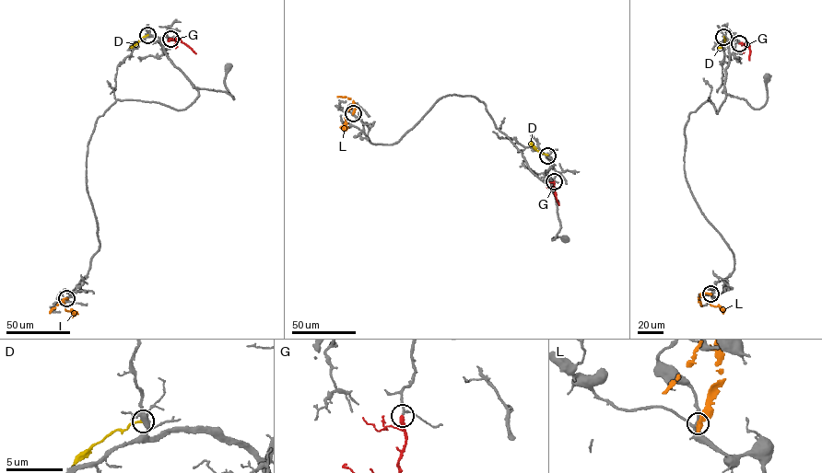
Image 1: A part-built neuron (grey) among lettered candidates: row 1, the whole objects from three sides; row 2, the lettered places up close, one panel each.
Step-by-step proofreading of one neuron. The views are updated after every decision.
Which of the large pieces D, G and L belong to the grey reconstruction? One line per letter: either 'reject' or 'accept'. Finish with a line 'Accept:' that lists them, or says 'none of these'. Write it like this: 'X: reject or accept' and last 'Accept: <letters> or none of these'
D: reject
G: accept
L: reject
Accept: G

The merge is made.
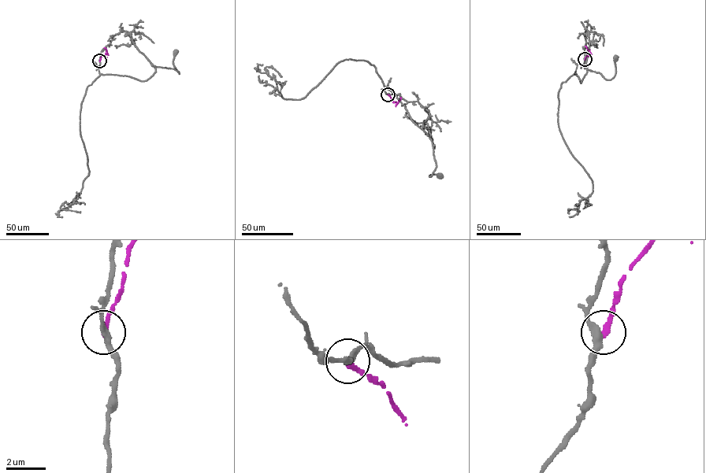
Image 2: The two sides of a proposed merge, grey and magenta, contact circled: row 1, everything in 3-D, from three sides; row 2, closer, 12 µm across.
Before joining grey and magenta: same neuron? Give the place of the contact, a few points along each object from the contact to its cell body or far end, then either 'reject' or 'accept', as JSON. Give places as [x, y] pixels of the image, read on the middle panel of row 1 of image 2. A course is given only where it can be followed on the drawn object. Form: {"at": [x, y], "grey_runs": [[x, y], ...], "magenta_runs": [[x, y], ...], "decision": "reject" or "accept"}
{"at": [388, 94], "grey_runs": [[388, 94], [418, 101], [429, 114], [425, 122], [436, 166], [429, 176], [439, 175]], "magenta_runs": [[388, 94], [397, 102], [400, 97]], "decision": "reject"}

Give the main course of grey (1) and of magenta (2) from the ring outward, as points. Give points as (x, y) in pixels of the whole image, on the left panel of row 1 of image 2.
1: (99, 60), (101, 52), (123, 31), (154, 67), (180, 74), (175, 52)
2: (99, 60), (107, 52), (104, 47)

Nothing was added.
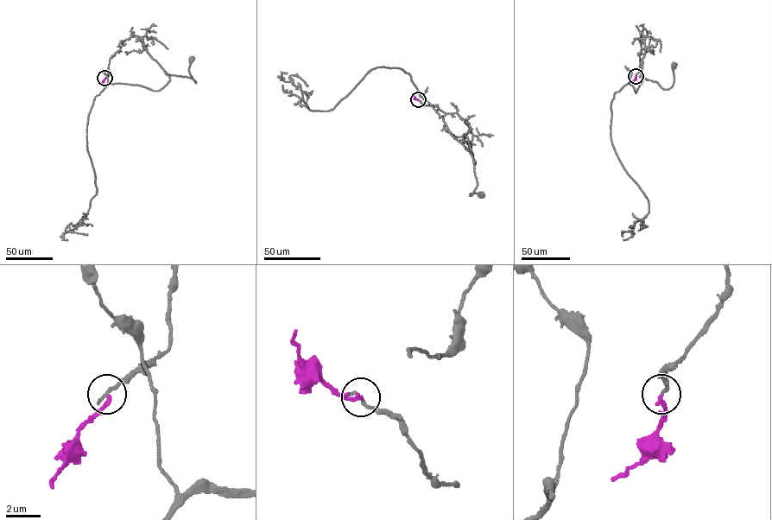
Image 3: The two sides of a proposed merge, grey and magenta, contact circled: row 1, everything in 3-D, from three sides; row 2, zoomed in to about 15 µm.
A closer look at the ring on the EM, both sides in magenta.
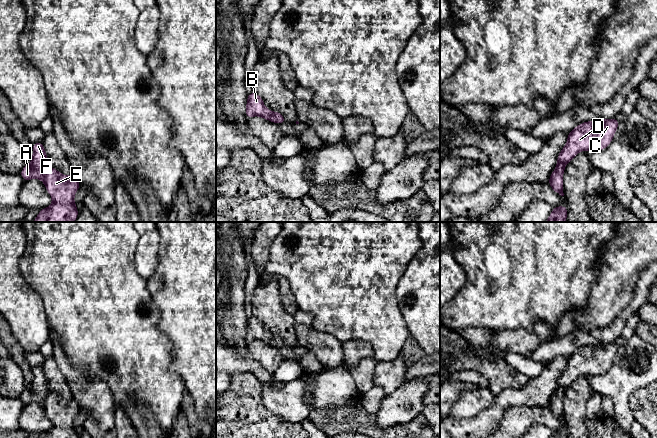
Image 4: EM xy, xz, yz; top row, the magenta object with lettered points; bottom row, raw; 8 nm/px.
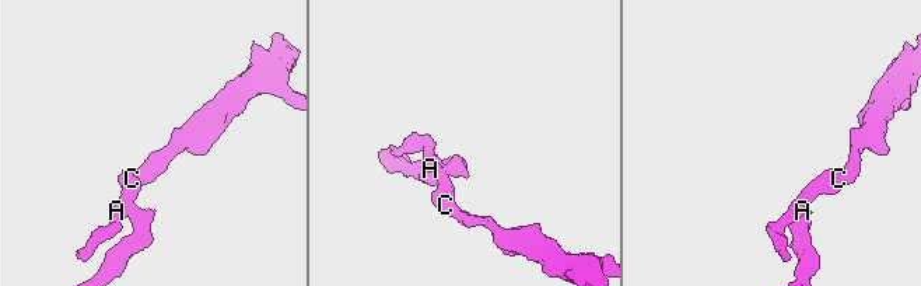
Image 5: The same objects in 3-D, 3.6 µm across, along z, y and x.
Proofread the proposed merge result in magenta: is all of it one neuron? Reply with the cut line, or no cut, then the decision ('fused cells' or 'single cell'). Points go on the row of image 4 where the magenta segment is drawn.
cut xy (49, 167), (42, 179); fused cells

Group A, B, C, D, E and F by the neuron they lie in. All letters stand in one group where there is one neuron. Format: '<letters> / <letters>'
A B C D F / E

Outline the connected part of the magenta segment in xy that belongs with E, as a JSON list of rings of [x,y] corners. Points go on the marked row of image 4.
[[[54,168],[48,169],[43,183],[52,197],[52,204],[48,208],[43,208],[33,222],[74,222],[78,217],[78,209],[74,202],[74,195],[80,188],[77,177],[72,174],[65,176]]]

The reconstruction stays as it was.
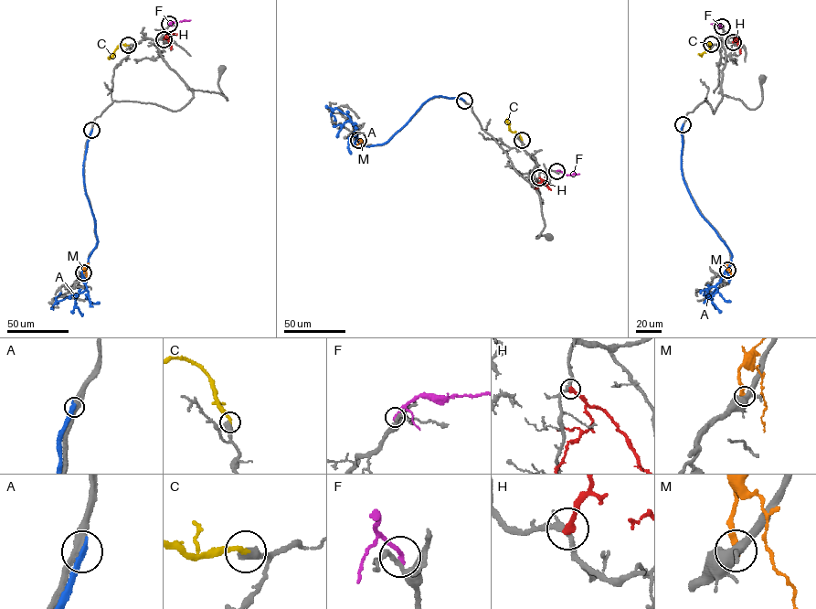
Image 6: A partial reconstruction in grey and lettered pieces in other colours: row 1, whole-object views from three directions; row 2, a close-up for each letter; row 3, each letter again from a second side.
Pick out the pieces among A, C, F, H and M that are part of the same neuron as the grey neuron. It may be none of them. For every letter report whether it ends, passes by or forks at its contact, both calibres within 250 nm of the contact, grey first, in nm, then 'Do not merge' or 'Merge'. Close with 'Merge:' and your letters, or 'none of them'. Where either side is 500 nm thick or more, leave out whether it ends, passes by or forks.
A: It ends there. Thickness 400 nm (grey) against 280 nm. Do not merge
C: Thickness 500 nm (grey) against 240 nm. Merge
F: It ends there. Thickness 240 nm (grey) against 240 nm. Do not merge
H: It ends there. Thickness 260 nm (grey) against 360 nm. Do not merge
M: It ends there. Thickness 420 nm (grey) against 320 nm. Do not merge
Merge: C

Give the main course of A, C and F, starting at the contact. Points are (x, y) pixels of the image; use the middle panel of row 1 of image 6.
A: (464, 101), (429, 98), (388, 141), (371, 146), (355, 137), (356, 127), (336, 108), (331, 113), (334, 121)
C: (522, 140), (518, 133), (510, 130), (508, 118)
F: (556, 171), (567, 175), (579, 174)

